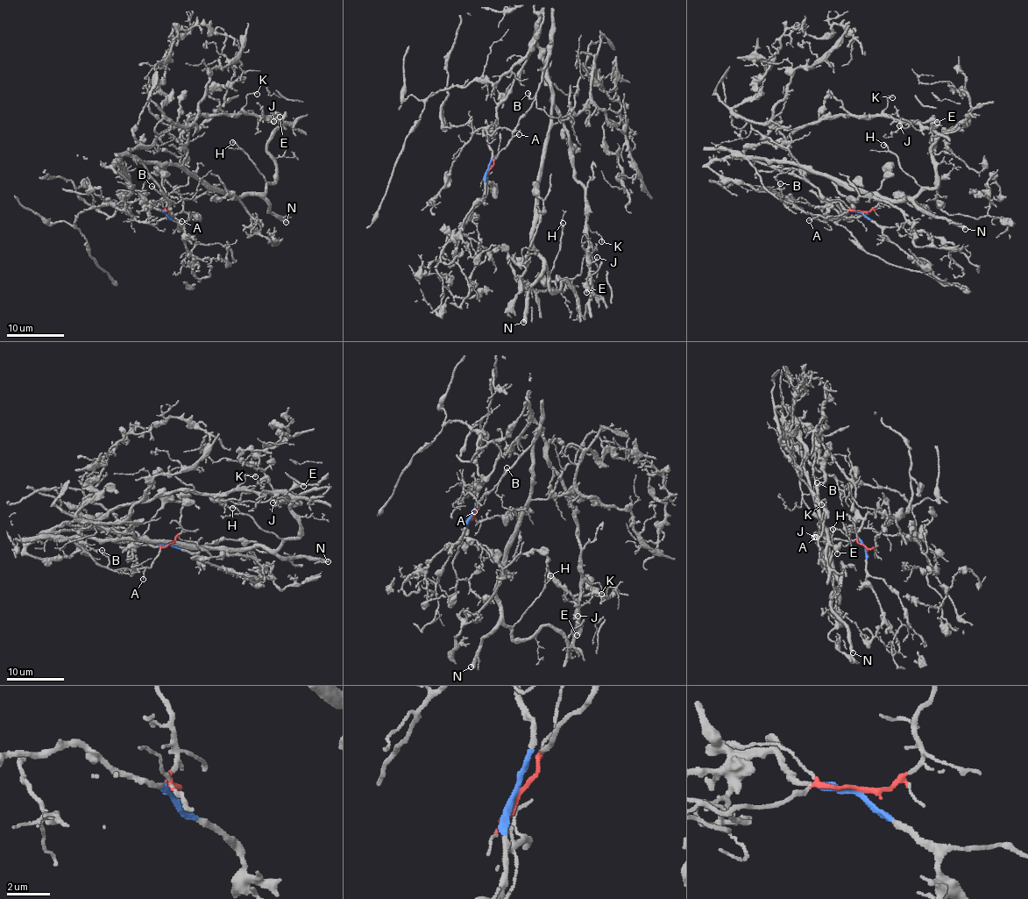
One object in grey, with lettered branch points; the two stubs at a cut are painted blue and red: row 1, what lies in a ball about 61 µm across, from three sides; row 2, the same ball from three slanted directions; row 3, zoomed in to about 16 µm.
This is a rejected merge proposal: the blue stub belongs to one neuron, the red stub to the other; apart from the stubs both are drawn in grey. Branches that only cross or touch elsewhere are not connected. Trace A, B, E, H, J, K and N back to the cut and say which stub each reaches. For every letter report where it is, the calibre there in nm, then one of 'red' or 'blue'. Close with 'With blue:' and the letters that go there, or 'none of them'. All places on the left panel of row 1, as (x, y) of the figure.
A: at (181, 221); 100 nm thick; red
B: at (152, 186); 150 nm thick; red
E: at (280, 117); 440 nm thick; blue
H: at (232, 142); 170 nm thick; red
J: at (273, 121); 130 nm thick; blue
K: at (257, 94); 90 nm thick; blue
N: at (286, 222); 480 nm thick; red
With blue: E, J, K

